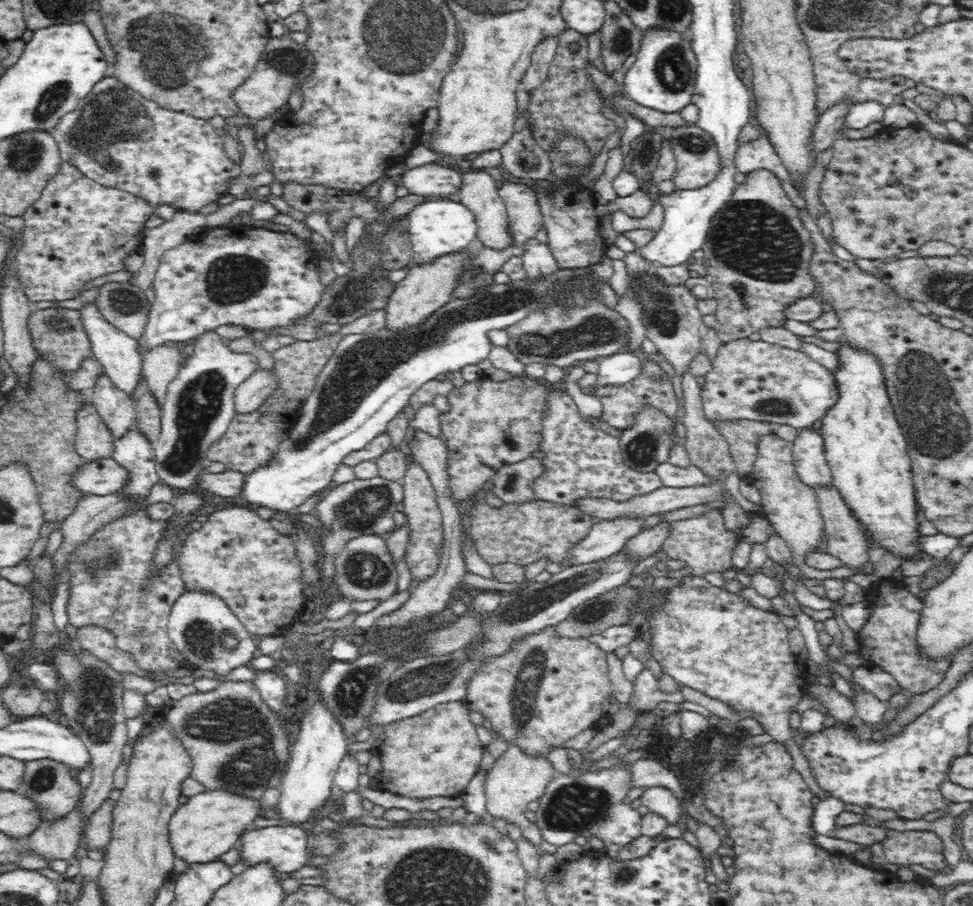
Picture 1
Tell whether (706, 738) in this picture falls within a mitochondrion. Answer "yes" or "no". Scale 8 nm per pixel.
no

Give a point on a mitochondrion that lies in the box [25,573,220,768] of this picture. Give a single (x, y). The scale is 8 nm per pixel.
(94, 713)

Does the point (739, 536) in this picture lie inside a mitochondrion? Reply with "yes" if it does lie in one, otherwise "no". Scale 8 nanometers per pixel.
no

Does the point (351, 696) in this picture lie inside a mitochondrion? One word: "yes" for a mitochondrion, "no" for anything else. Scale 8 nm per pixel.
yes

